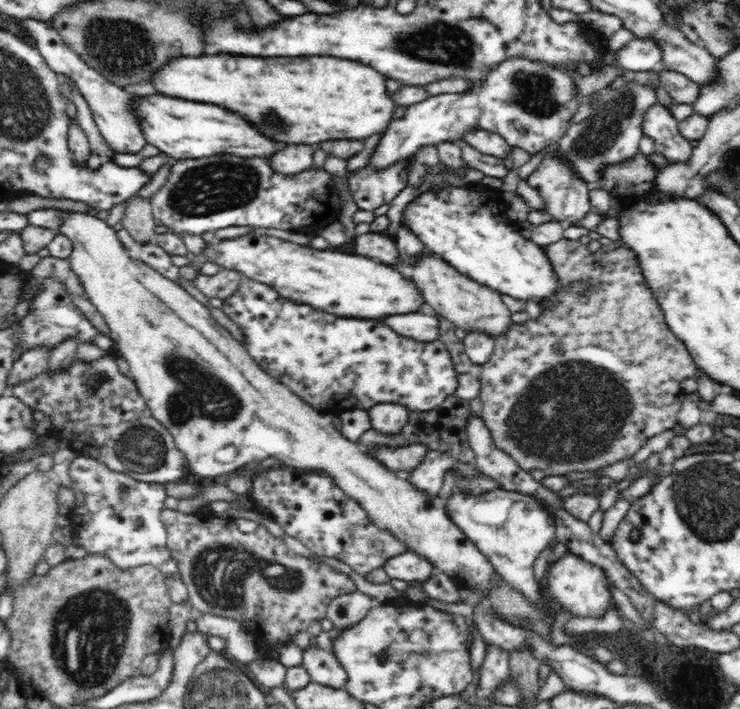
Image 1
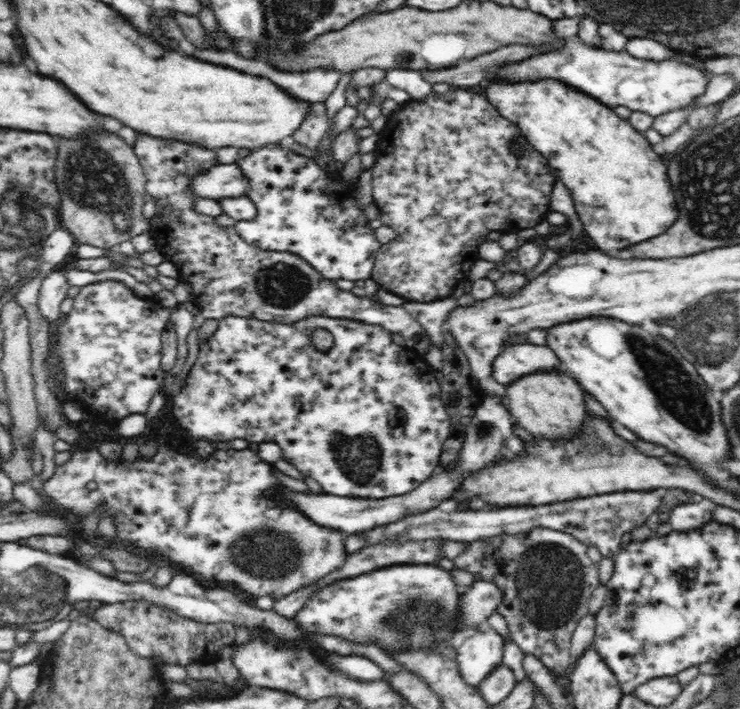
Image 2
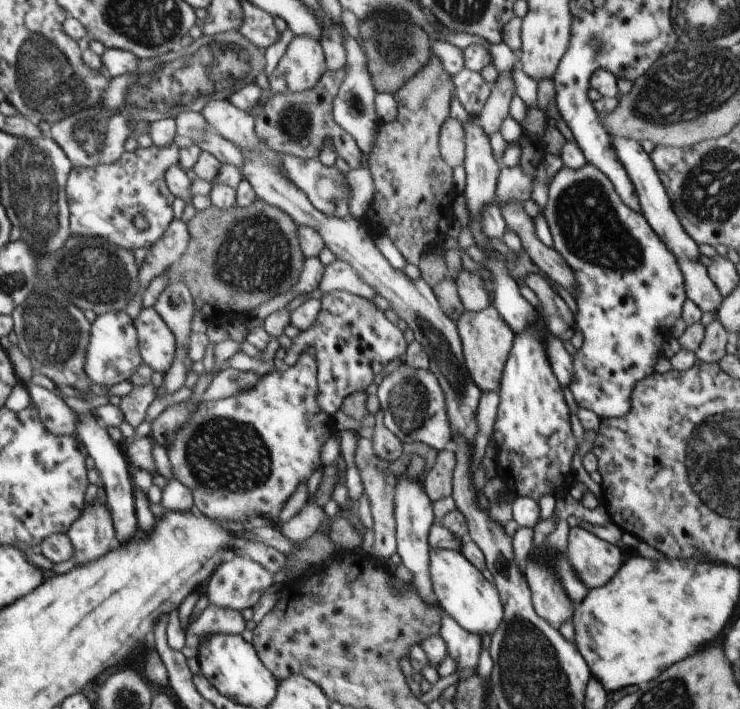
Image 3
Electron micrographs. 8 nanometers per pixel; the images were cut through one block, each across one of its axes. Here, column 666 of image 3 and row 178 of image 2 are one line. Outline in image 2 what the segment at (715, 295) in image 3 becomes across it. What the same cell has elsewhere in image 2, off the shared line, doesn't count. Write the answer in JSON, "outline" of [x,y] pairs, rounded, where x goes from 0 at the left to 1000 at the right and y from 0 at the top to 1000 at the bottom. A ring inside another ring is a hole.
{"outline":[[[295,230],[284,240],[265,243],[254,267],[262,275],[295,283],[297,279],[332,276],[332,271],[338,268],[338,255],[330,250],[322,230]]]}

